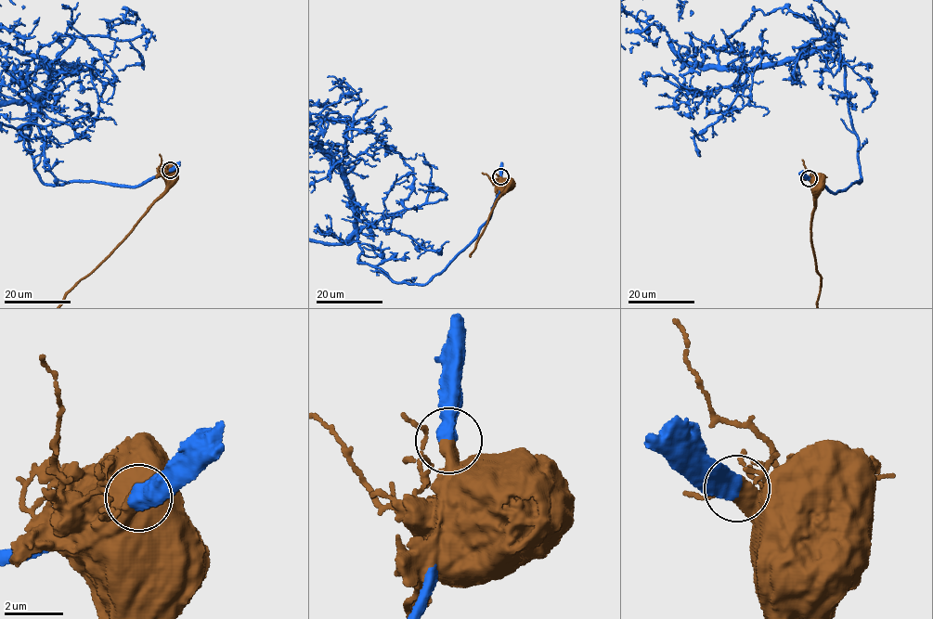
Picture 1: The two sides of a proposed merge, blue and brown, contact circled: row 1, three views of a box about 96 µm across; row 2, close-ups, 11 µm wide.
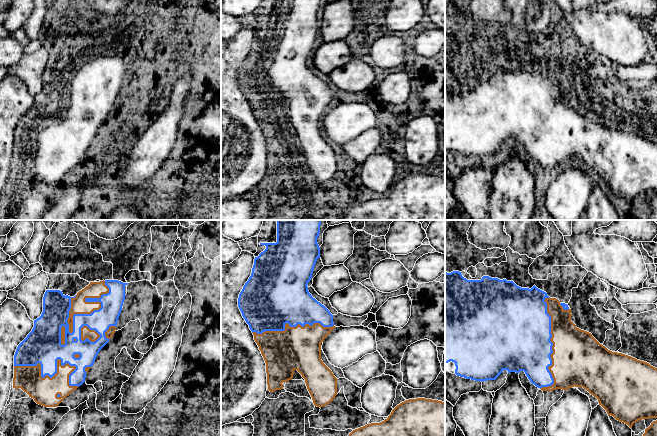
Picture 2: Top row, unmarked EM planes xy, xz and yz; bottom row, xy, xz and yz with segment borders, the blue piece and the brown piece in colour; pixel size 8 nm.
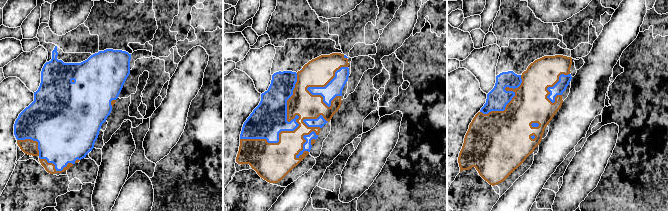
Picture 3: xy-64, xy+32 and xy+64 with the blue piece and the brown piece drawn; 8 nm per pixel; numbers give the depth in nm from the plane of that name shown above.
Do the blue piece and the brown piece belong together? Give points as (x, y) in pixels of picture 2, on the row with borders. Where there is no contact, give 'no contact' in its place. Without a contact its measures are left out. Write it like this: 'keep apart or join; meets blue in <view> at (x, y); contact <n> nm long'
keep apart; meets blue in xy at (93, 311); contact 500 nm long

